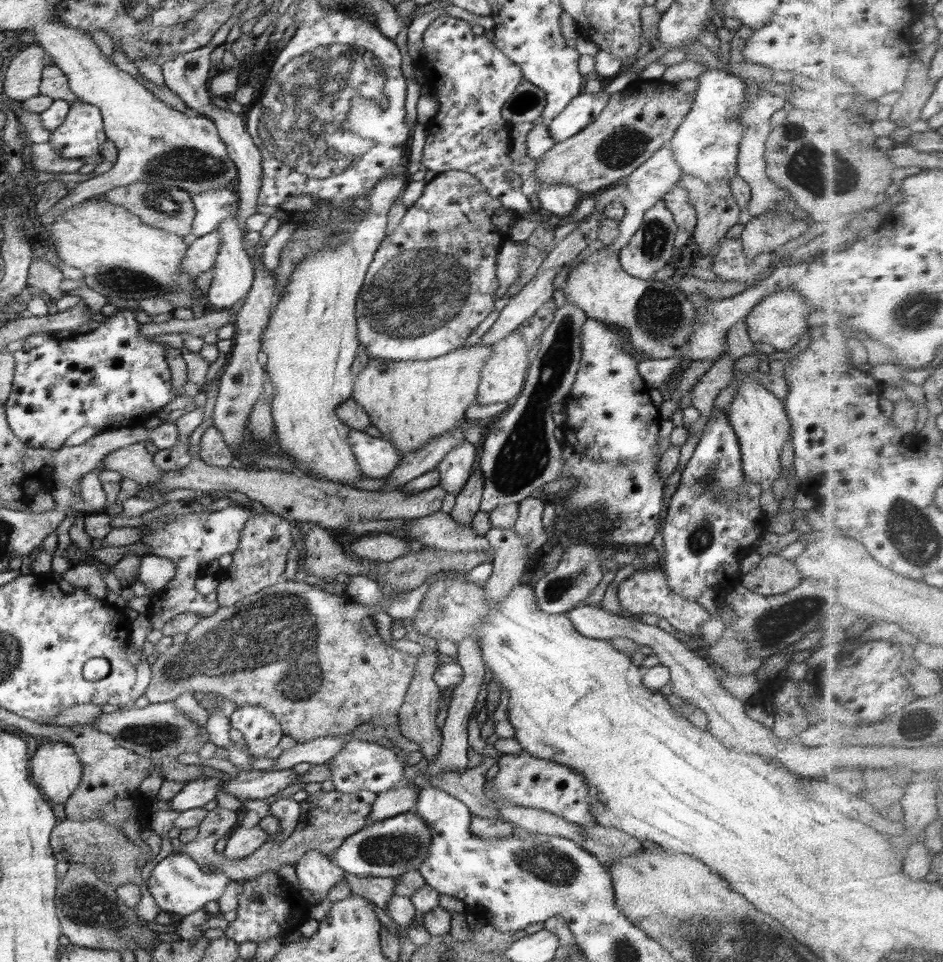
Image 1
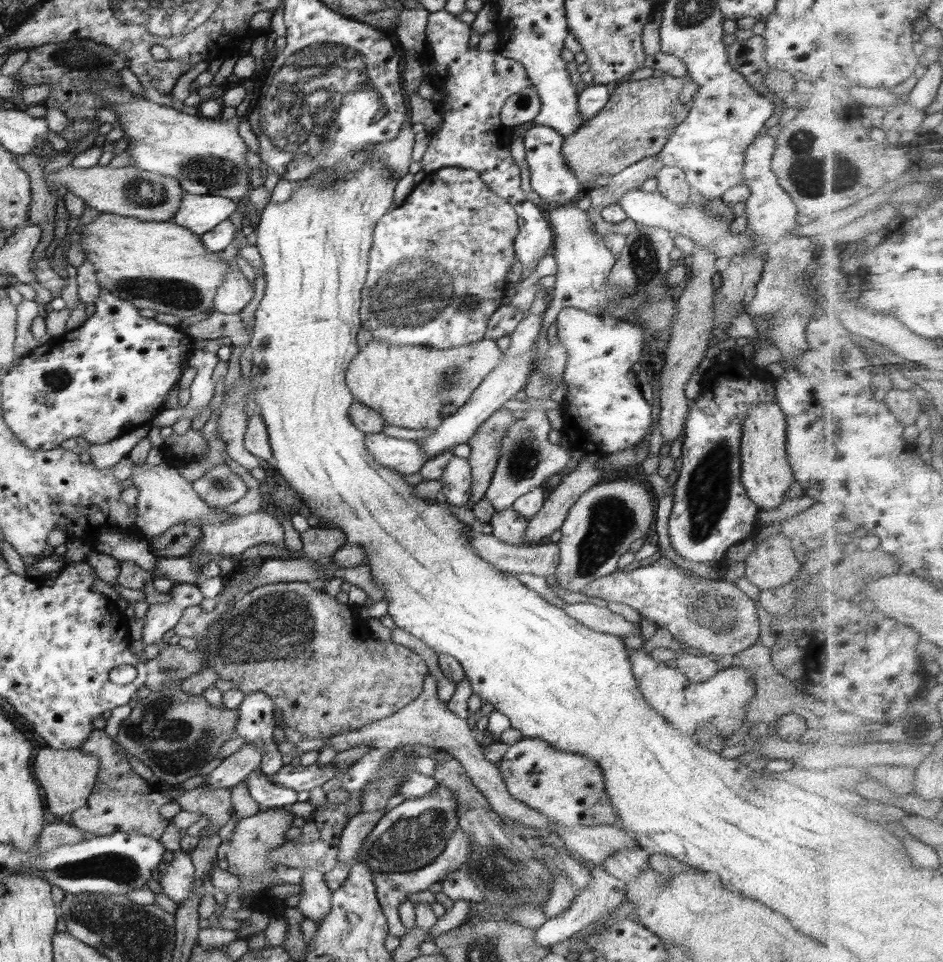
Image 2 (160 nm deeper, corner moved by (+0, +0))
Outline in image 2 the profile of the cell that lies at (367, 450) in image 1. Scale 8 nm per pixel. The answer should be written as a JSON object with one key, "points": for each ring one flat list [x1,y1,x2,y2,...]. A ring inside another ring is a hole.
{"points":[[383,433,367,434,365,445,376,462,402,474,419,472,427,461,417,440,395,438]]}

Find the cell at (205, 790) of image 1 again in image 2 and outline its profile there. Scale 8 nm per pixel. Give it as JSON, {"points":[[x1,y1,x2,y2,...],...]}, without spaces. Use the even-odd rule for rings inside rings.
{"points":[[242,745,242,748,223,762,212,773,205,775,205,784,202,787,231,788,247,780,252,770,260,767,262,750,258,745]]}

